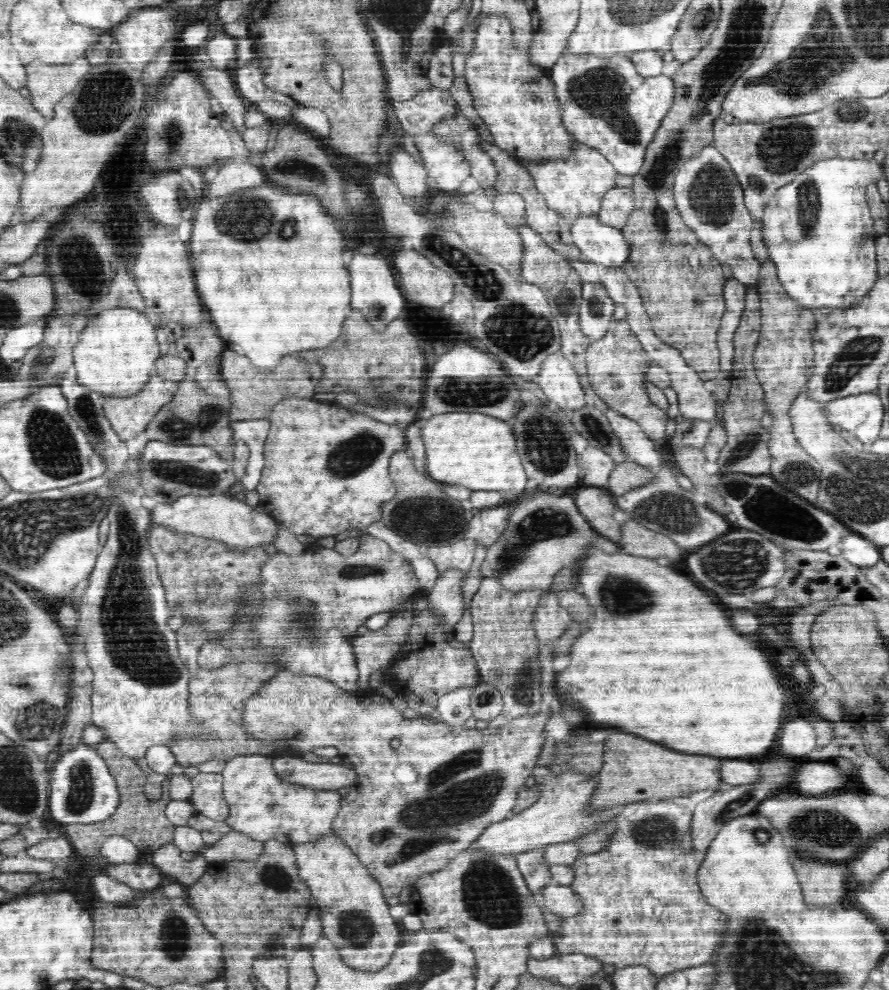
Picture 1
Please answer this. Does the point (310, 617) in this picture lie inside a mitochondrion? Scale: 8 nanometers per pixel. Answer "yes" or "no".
yes

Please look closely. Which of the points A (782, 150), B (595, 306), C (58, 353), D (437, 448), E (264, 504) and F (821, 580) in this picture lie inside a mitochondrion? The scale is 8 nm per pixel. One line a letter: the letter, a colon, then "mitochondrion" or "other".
A: mitochondrion
B: mitochondrion
C: other
D: other
E: other
F: other

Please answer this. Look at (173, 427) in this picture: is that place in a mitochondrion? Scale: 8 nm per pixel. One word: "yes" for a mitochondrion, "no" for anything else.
yes

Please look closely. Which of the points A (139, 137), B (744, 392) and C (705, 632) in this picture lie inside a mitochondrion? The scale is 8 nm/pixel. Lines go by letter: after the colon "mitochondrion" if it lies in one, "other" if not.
A: mitochondrion
B: other
C: other

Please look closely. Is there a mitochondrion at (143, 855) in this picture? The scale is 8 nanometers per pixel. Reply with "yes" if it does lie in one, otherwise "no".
no

